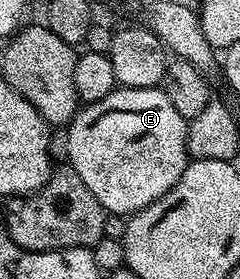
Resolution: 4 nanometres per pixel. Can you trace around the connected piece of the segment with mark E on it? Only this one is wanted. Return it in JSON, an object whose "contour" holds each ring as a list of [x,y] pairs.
{"contour":[[[118,88],[103,100],[82,105],[73,115],[67,127],[69,139],[65,150],[69,153],[68,165],[83,180],[87,192],[99,200],[99,204],[110,214],[132,216],[147,208],[159,196],[163,196],[177,183],[190,161],[189,151],[185,149],[187,120],[175,112],[171,100],[160,88]]]}

